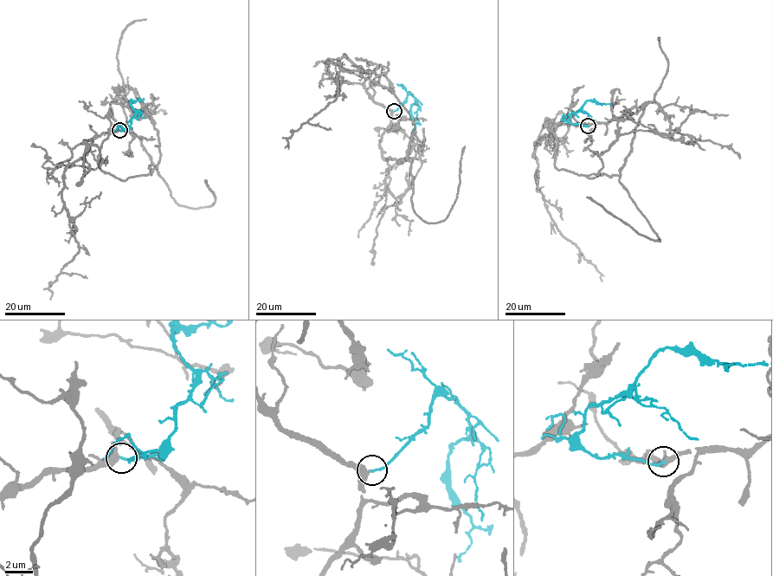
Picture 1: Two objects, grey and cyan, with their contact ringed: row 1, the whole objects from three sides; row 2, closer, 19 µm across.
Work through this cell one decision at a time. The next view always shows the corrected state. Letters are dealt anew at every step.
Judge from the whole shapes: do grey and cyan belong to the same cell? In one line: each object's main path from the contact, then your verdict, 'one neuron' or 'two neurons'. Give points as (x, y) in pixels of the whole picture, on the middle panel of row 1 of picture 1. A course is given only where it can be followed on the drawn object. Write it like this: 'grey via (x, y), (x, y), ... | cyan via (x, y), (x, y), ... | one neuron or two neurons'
grey via (393, 111), (381, 152), (387, 160), (410, 161), (412, 208), (423, 221), (446, 217), (465, 145) | cyan via (394, 111), (404, 102), (408, 94), (412, 94), (415, 103), (411, 107), (411, 116), (415, 121), (413, 131) | one neuron

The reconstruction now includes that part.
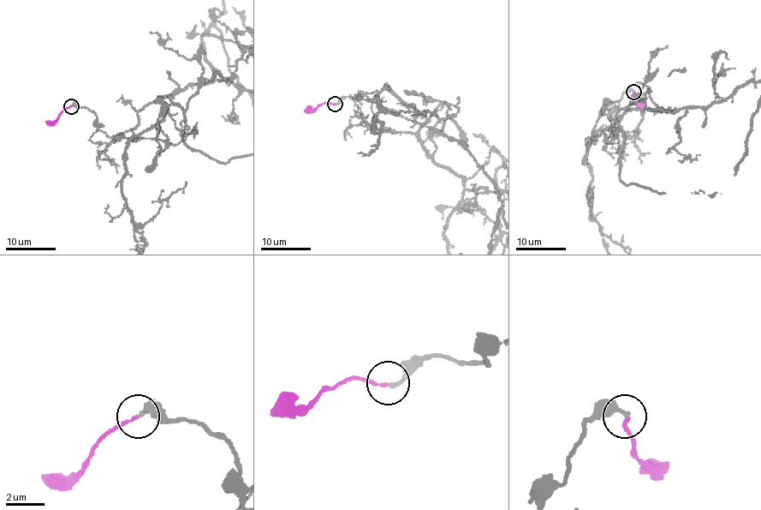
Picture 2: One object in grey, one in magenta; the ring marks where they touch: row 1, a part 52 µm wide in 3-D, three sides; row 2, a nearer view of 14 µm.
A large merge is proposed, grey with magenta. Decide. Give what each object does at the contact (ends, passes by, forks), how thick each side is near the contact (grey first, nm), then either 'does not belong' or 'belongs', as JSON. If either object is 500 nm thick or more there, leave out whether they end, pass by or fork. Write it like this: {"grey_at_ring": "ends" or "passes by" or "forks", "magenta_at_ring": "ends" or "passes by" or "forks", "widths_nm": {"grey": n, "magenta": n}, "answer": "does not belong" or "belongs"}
{"grey_at_ring": "ends", "magenta_at_ring": "ends", "widths_nm": {"grey": 190, "magenta": 160}, "answer": "belongs"}

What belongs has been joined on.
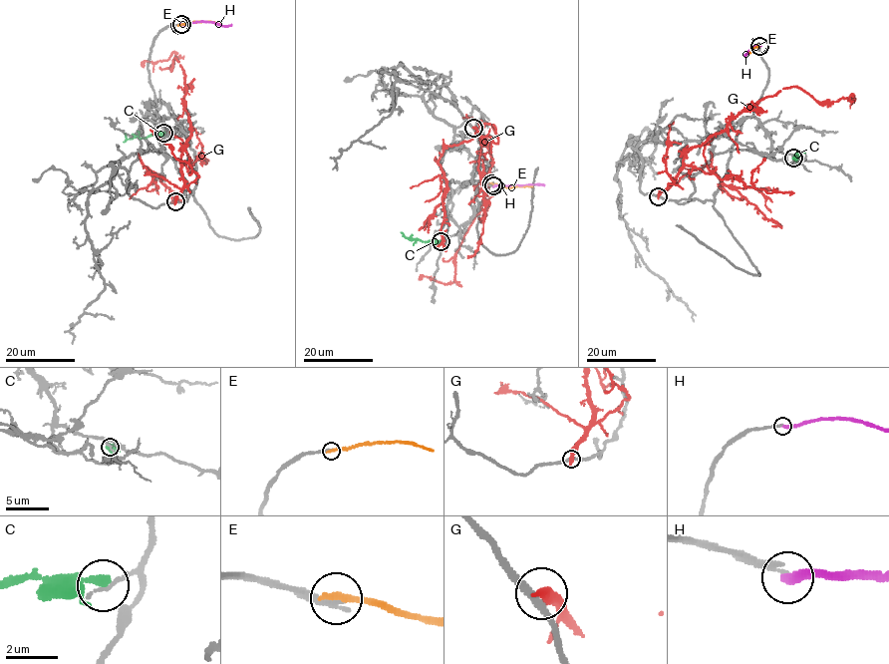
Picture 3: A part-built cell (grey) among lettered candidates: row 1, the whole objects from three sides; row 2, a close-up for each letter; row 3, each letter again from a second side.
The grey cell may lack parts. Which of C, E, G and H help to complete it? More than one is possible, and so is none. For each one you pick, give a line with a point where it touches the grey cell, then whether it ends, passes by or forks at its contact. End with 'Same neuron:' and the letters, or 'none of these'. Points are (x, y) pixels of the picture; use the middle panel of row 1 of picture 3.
Same neuron: none of these

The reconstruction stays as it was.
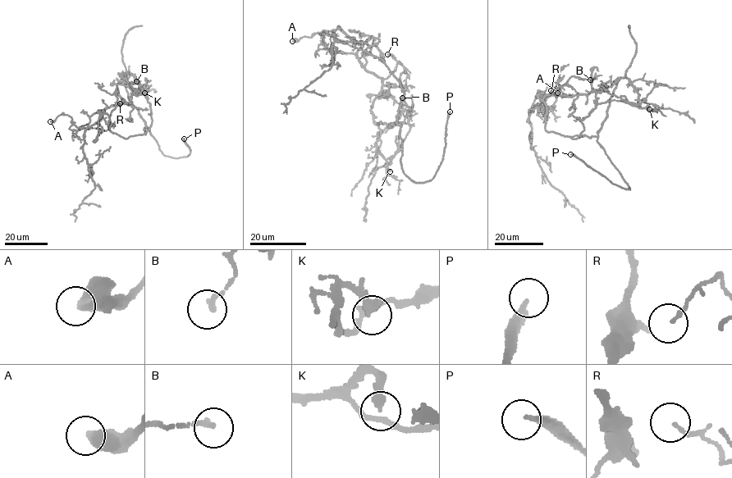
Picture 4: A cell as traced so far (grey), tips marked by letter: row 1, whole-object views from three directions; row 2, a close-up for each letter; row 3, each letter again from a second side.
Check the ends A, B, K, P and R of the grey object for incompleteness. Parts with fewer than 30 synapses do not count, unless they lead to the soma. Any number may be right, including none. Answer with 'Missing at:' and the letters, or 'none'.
Missing at: K, P

